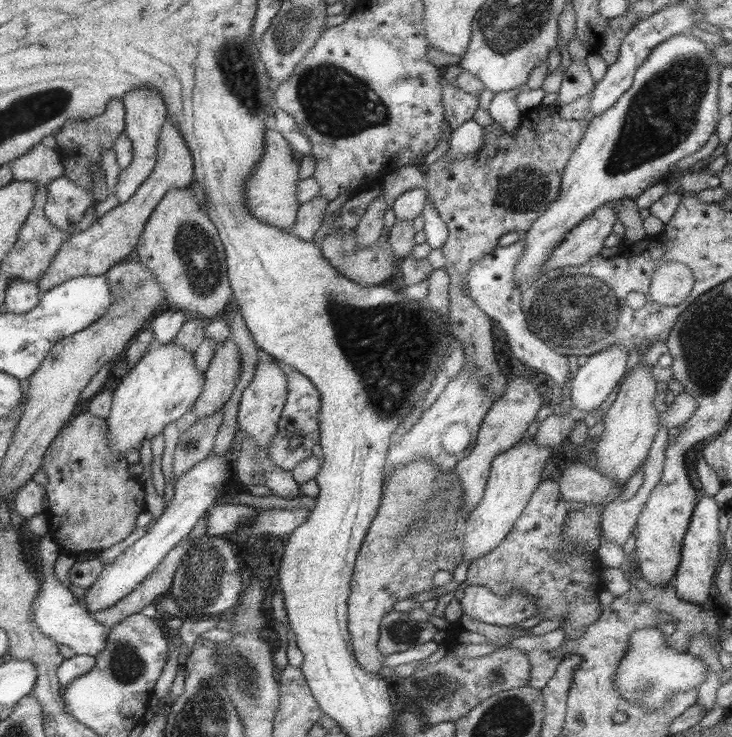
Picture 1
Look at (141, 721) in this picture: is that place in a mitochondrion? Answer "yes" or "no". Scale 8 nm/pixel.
no

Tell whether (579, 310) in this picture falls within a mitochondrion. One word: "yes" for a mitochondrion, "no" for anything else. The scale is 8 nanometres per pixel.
yes

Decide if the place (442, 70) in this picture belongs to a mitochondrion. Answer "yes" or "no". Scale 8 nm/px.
no

